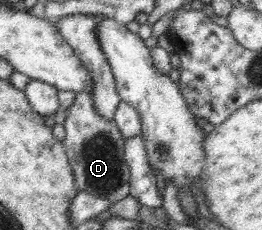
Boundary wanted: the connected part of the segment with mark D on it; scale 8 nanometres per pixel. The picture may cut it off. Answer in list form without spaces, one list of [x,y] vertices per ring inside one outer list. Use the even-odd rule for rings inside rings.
[[[77,92],[75,101],[65,110],[67,118],[65,124],[64,145],[69,165],[73,169],[76,188],[79,191],[89,192],[93,195],[103,195],[106,200],[111,200],[114,204],[130,194],[130,168],[124,159],[124,147],[126,138],[122,136],[119,127],[114,120],[106,120],[98,114],[93,98],[86,92]]]

